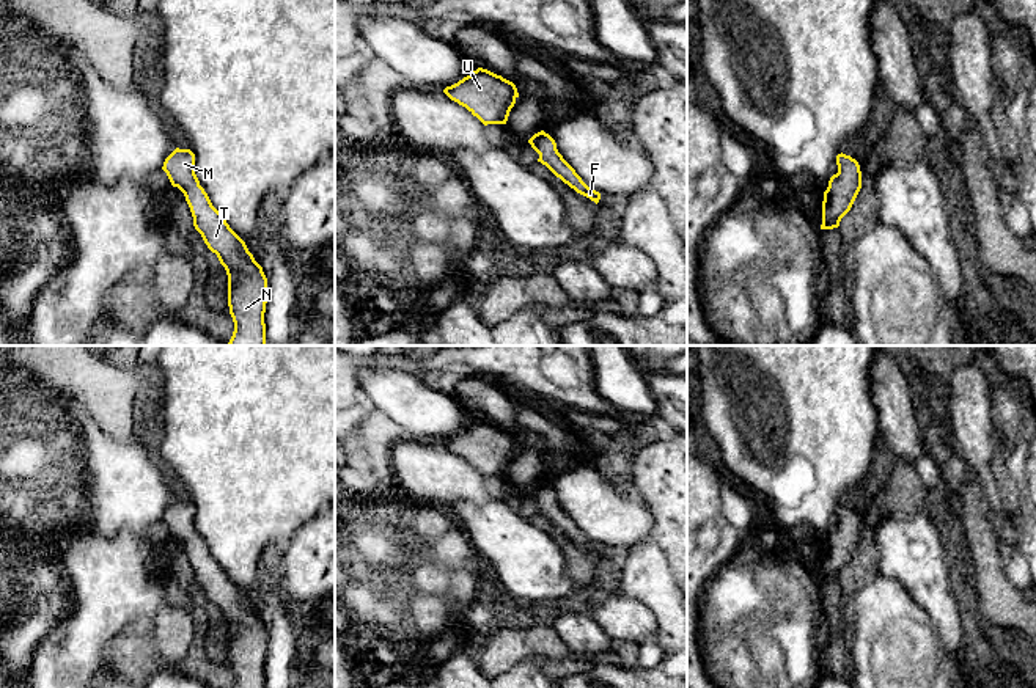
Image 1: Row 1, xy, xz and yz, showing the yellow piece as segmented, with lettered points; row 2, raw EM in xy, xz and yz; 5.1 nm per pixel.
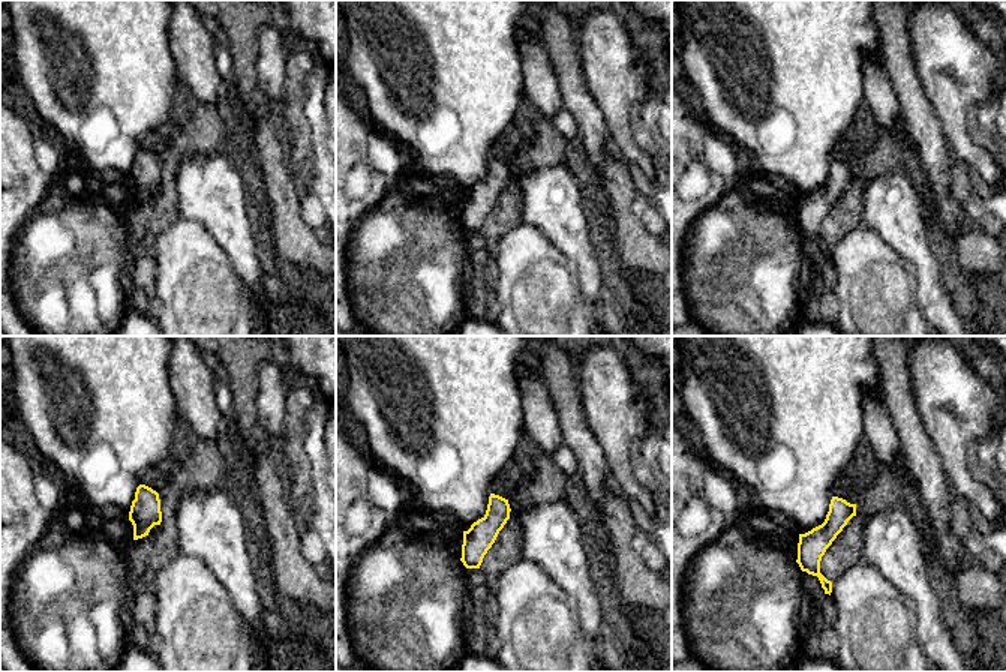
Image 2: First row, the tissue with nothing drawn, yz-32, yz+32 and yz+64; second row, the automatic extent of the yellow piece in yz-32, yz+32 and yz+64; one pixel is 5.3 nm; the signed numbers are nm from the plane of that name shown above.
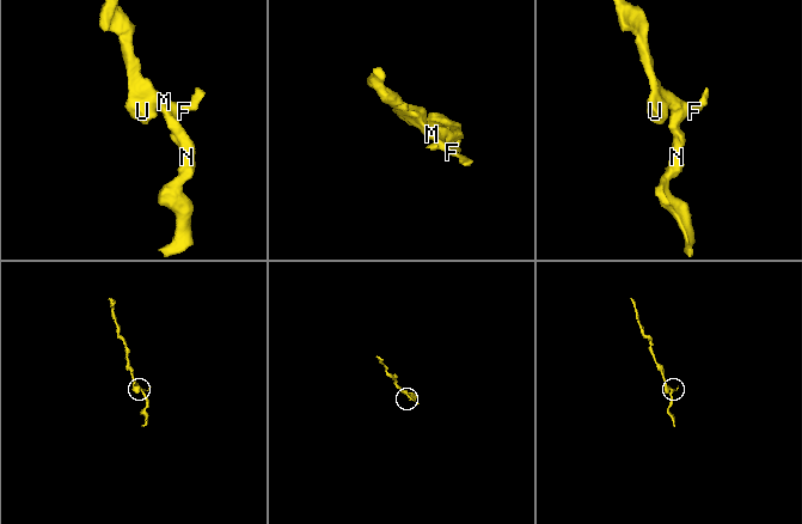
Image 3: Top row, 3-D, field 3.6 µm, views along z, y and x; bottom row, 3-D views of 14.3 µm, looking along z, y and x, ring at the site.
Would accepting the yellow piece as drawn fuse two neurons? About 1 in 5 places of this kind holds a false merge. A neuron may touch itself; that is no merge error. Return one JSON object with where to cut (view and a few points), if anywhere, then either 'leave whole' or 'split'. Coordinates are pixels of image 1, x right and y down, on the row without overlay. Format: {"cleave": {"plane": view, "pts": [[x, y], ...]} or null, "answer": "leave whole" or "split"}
{"cleave": null, "answer": "leave whole"}

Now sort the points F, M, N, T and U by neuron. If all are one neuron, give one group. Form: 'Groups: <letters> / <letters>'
Groups: F M N T U

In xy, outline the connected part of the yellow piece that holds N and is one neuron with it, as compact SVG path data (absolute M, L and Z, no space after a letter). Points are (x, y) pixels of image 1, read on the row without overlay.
M176 500L165 511L162 521L171 537L184 545L195 581L226 622L233 688L266 688L267 630L245 594L230 580L200 537L195 526L195 506Z

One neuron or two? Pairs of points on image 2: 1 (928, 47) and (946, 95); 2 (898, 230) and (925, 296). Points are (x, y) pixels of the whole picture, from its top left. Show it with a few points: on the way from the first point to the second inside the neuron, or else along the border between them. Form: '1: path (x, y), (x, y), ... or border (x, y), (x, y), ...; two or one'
1: path (937, 59), (937, 72), (946, 83); one
2: path (913, 246), (925, 266), (925, 279); one

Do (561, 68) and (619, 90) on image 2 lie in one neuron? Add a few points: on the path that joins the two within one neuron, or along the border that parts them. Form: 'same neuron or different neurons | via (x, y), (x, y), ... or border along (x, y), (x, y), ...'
different neurons | border along (574, 42), (585, 86), (600, 108)

